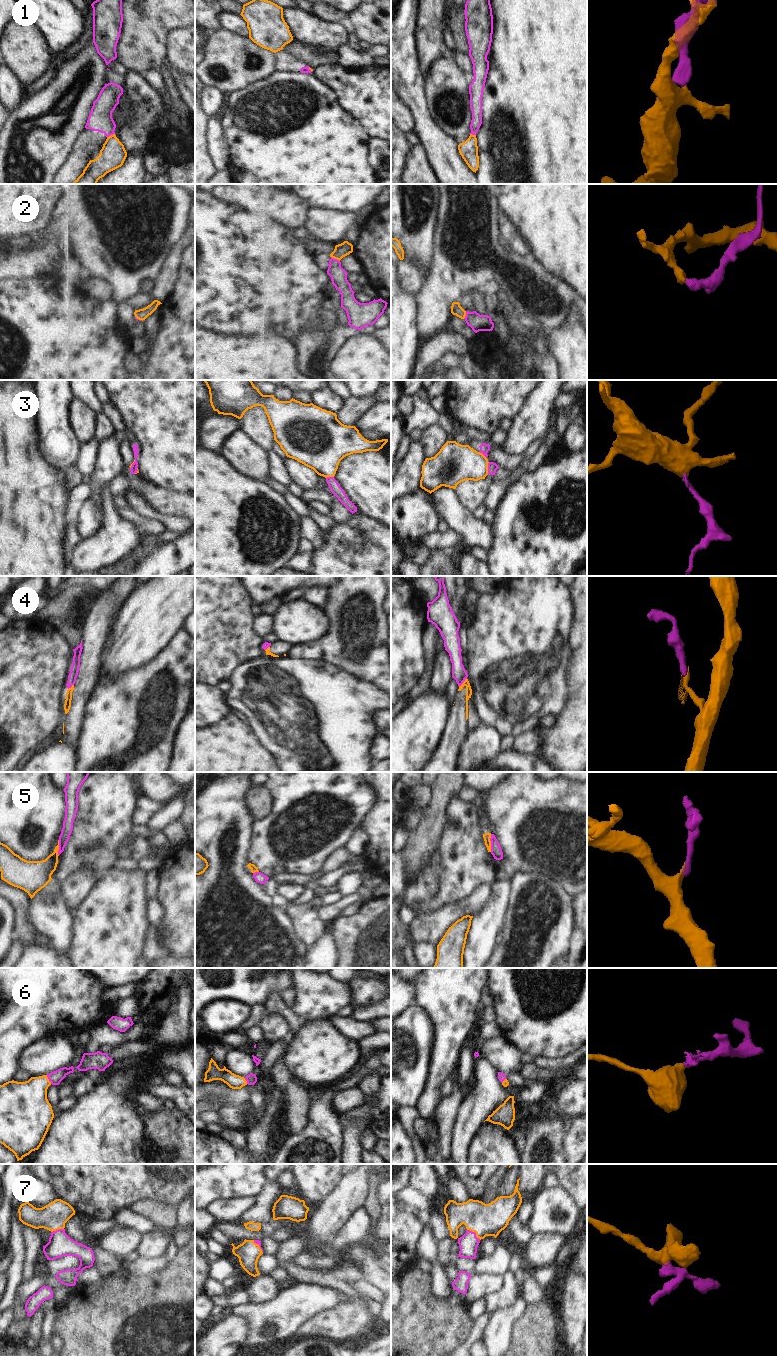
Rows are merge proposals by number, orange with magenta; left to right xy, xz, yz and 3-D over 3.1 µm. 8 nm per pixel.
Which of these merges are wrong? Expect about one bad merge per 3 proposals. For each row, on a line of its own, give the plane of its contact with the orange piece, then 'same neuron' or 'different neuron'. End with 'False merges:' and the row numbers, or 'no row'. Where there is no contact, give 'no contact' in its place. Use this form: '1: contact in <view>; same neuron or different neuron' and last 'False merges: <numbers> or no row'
1: contact in xy; different neuron
2: contact in xz; same neuron
3: contact in yz; different neuron
4: contact in yz; same neuron
5: contact in yz; different neuron
6: contact in xy; same neuron
7: contact in yz; same neuron
False merges: 1, 3, 5

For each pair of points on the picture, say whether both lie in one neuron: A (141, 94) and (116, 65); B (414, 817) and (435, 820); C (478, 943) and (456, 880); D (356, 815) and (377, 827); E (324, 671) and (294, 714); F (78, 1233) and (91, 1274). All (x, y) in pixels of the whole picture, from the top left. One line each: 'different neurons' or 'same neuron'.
A: different neurons
B: different neurons
C: different neurons
D: different neurons
E: same neuron
F: different neurons

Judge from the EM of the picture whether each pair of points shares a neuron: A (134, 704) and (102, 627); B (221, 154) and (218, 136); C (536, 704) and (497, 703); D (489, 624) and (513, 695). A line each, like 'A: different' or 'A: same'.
A: different
B: same
C: same
D: same

